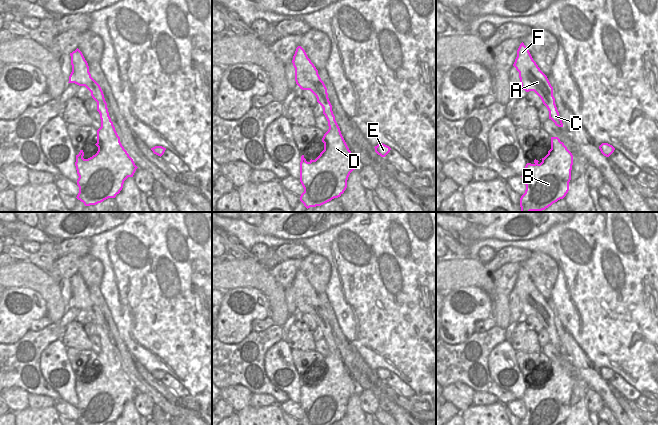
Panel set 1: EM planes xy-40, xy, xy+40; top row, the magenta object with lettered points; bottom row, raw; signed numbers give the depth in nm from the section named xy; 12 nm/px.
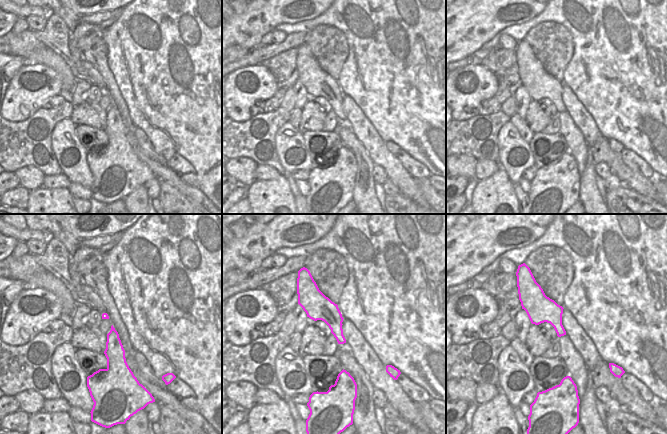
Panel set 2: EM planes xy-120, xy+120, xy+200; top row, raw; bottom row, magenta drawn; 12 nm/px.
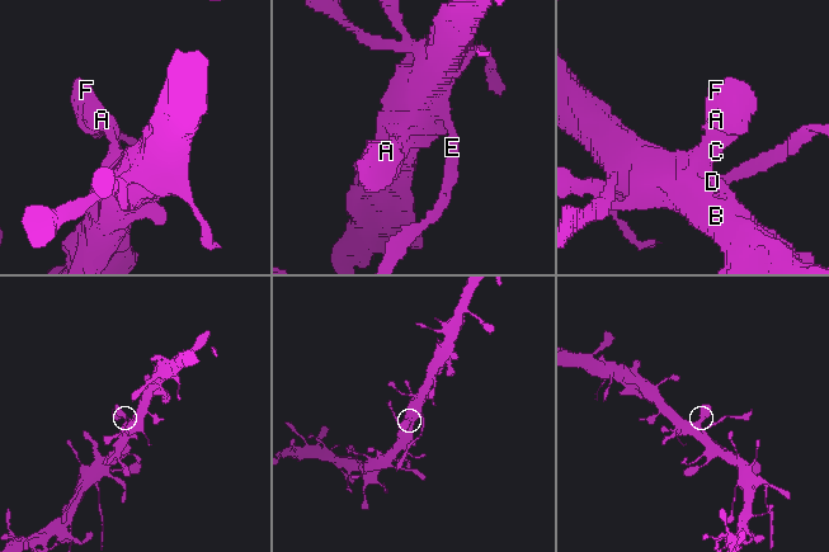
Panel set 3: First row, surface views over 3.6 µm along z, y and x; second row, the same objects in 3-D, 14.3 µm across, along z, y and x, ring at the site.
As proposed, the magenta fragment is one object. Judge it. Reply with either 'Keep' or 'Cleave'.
Keep.

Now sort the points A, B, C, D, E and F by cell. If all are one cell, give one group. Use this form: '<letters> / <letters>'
A B C D E F

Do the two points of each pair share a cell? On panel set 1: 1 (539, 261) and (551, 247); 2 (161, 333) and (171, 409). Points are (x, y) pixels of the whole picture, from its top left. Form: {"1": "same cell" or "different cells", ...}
{"1": "different cells", "2": "different cells"}

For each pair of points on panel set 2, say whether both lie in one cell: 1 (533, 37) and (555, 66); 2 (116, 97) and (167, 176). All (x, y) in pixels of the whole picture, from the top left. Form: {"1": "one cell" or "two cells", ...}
{"1": "one cell", "2": "one cell"}

